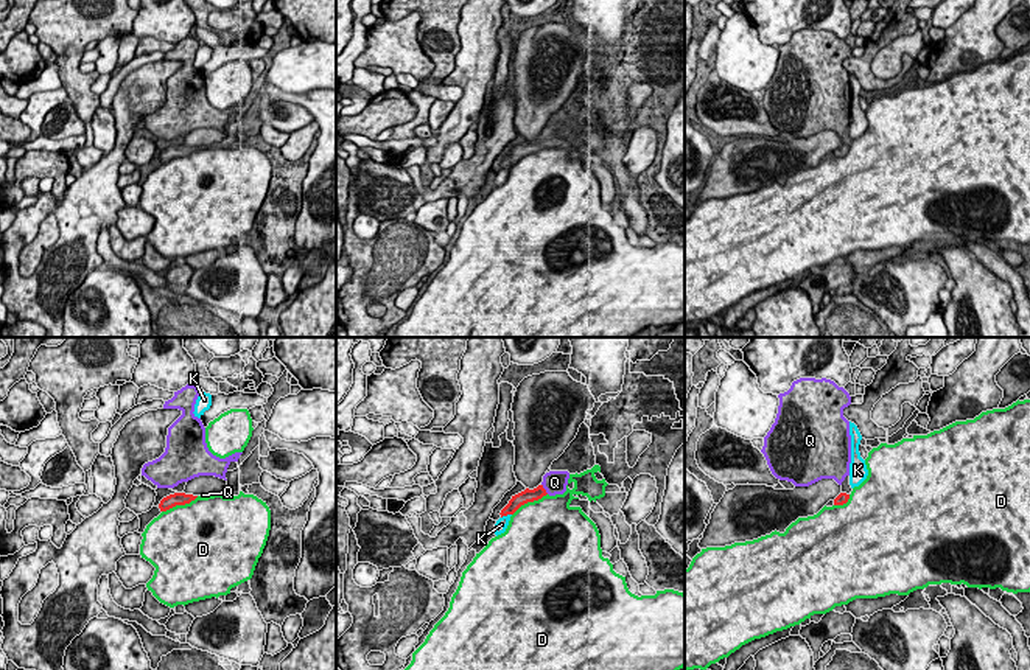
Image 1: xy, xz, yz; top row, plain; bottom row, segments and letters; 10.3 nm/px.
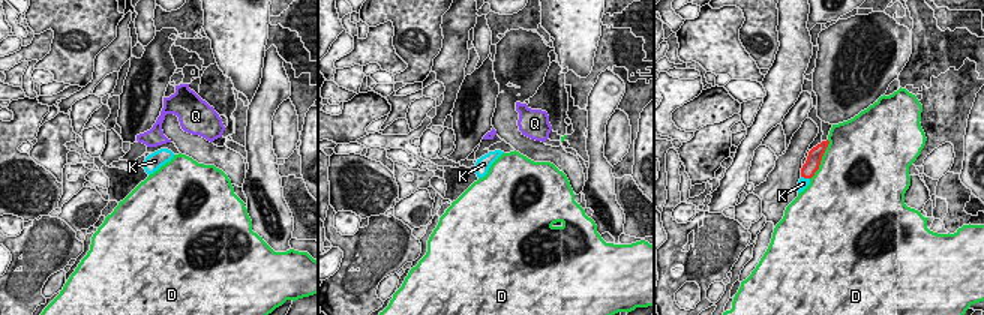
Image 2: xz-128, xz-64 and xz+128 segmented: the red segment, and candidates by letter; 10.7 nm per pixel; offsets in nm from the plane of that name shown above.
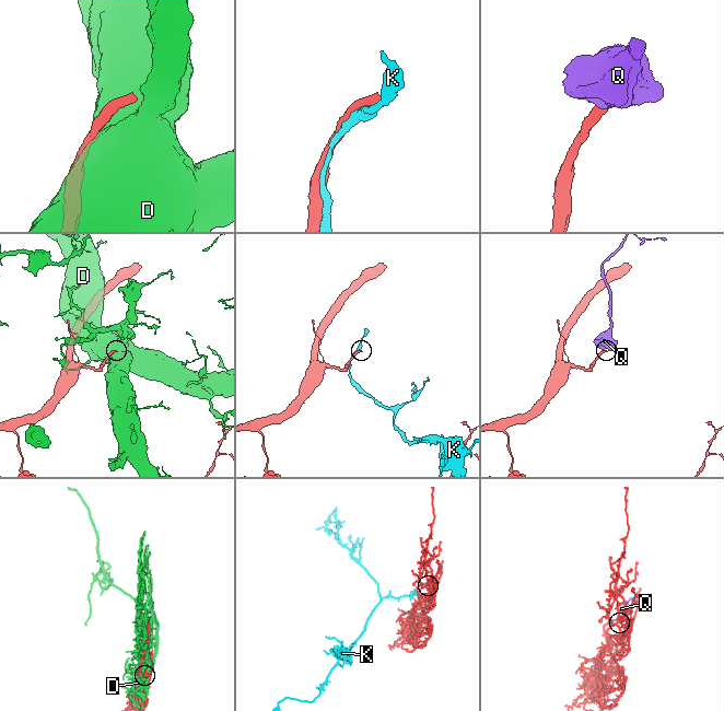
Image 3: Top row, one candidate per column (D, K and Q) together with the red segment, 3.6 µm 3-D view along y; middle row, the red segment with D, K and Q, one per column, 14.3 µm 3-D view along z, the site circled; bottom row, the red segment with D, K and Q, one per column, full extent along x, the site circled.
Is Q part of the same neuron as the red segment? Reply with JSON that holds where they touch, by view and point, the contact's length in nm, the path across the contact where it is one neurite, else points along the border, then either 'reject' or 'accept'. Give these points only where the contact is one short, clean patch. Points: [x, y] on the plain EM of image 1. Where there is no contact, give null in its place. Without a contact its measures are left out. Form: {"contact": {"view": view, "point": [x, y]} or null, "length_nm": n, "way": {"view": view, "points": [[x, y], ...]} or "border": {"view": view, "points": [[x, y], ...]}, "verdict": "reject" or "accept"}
{"contact": {"view": "xz", "point": [543, 140]}, "length_nm": 130, "way": {"view": "xz", "points": [[537, 145], [543, 140], [554, 134]]}, "verdict": "accept"}

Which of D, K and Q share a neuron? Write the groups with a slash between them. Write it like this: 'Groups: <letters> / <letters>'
Groups: D / K / Q

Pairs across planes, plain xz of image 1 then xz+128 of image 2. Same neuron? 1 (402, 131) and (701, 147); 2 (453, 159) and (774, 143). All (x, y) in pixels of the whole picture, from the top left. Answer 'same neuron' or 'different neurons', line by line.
1: same neuron
2: different neurons

